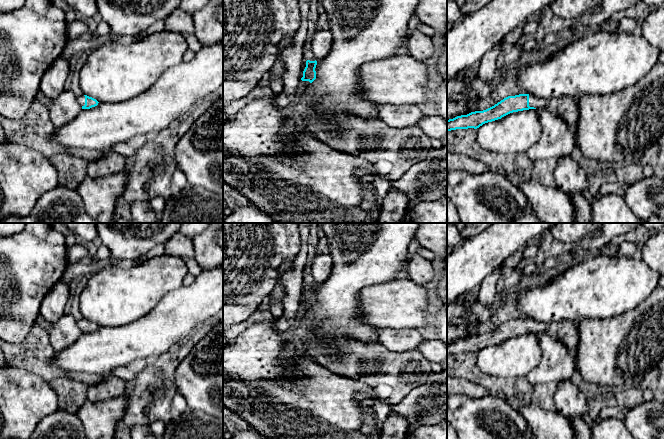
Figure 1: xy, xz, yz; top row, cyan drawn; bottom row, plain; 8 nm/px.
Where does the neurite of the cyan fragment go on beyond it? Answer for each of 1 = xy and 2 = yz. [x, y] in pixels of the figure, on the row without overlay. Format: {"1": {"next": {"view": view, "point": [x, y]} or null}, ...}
{"1": {"next": {"view": "xy", "point": [81, 323]}}, "2": {"next": {"view": "yz", "point": [566, 332]}}}

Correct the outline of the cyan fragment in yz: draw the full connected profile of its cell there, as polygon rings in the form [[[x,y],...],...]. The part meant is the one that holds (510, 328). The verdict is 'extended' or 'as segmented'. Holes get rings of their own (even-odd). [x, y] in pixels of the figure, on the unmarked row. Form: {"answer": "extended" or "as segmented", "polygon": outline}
{"answer": "extended", "polygon": [[[529,318],[508,320],[486,334],[471,336],[447,344],[447,355],[477,353],[485,347],[501,343],[510,337],[537,332],[551,335],[562,342],[576,361],[579,343],[577,325],[577,321],[537,322]]]}

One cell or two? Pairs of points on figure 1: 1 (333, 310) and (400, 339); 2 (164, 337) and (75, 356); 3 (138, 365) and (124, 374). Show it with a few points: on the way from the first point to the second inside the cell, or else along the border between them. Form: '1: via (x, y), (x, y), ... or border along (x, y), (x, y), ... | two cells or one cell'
1: border along (377, 329), (380, 342) | two cells
2: via (142, 339), (97, 352) | one cell
3: via (135, 367), (127, 373) | one cell

